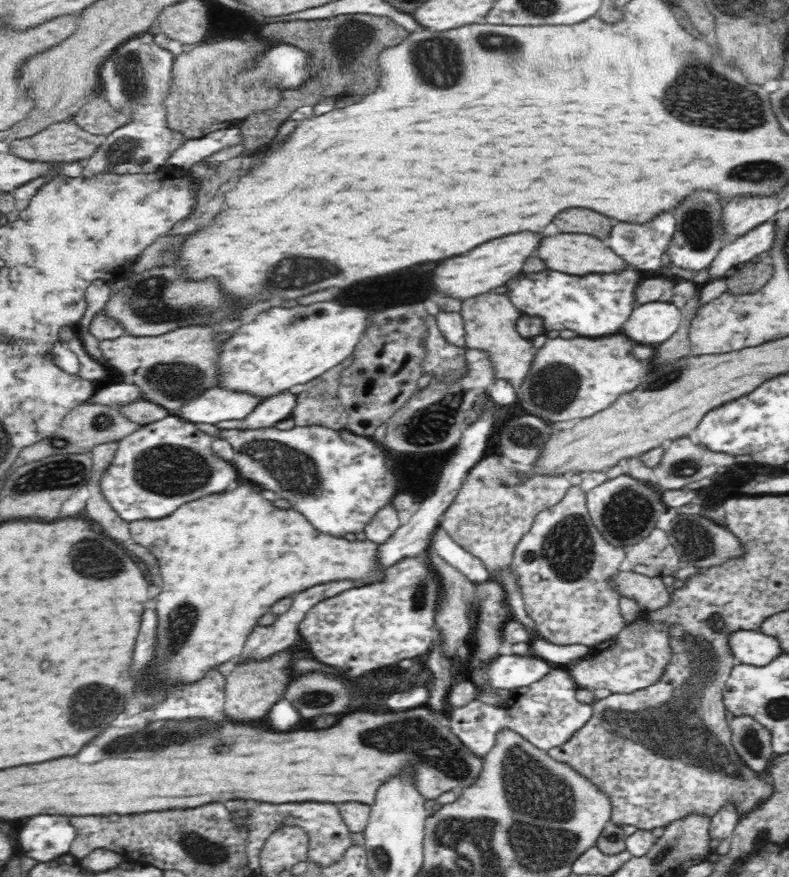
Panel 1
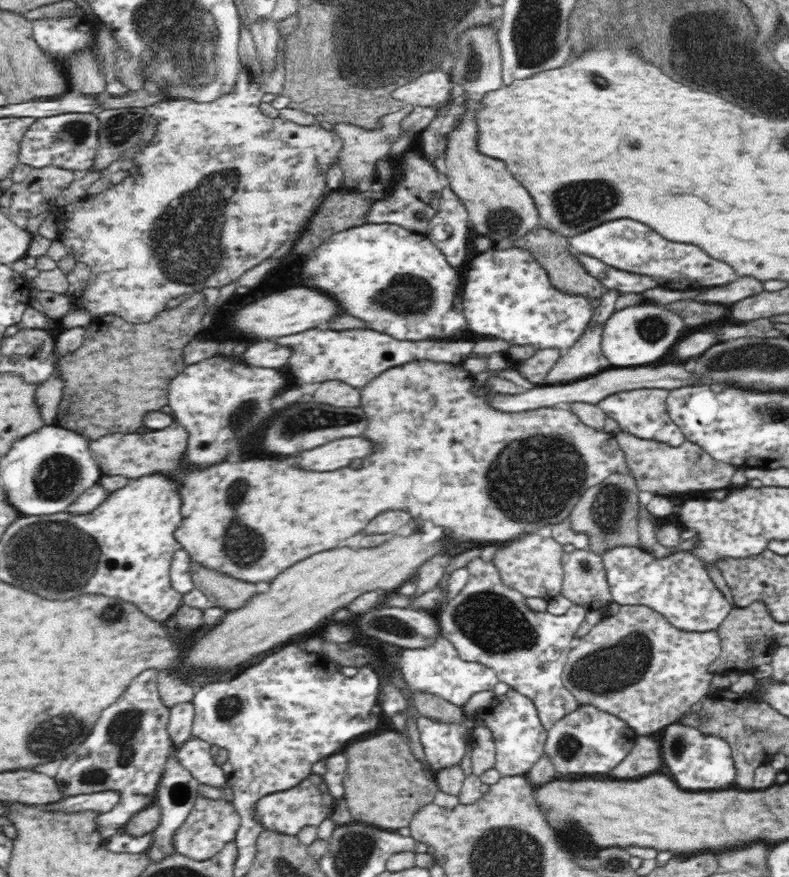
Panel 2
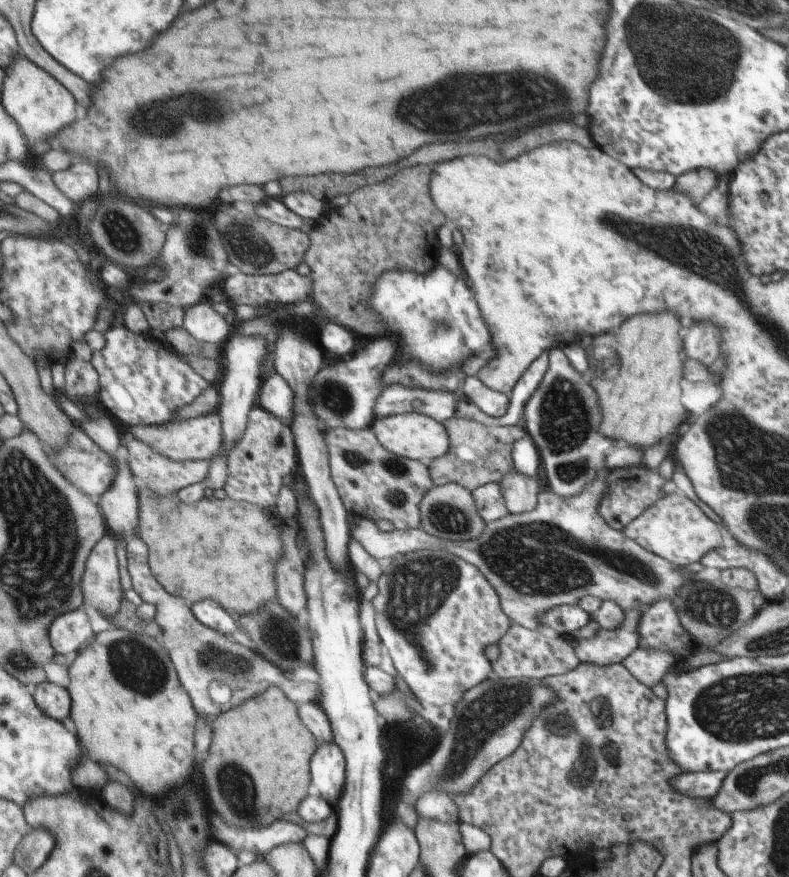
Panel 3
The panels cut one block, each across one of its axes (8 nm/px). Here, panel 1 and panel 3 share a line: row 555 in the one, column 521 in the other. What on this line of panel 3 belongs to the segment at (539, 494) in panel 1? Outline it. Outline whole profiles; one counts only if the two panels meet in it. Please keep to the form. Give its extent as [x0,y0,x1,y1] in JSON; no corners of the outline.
[500,470,539,514]

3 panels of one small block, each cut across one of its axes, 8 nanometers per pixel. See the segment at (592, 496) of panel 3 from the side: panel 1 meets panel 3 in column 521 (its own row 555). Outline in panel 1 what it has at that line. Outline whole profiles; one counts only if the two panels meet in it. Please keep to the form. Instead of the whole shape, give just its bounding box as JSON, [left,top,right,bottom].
[508,486,628,648]

